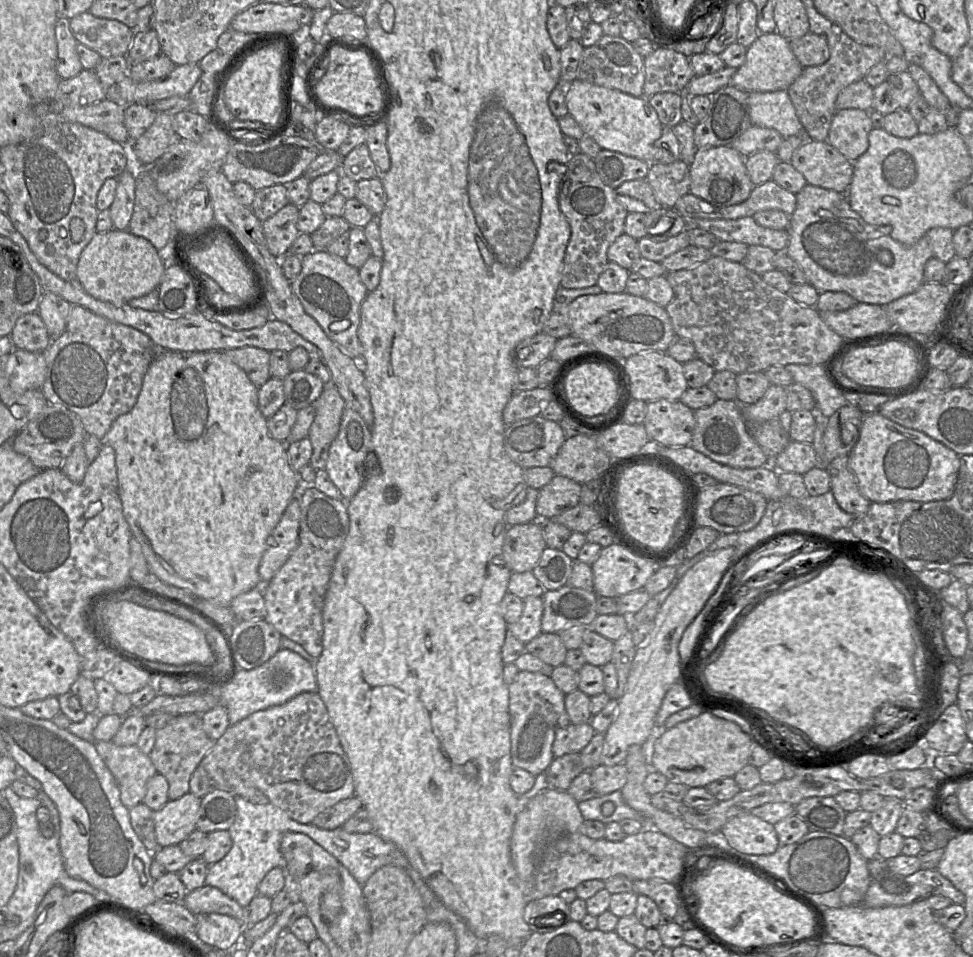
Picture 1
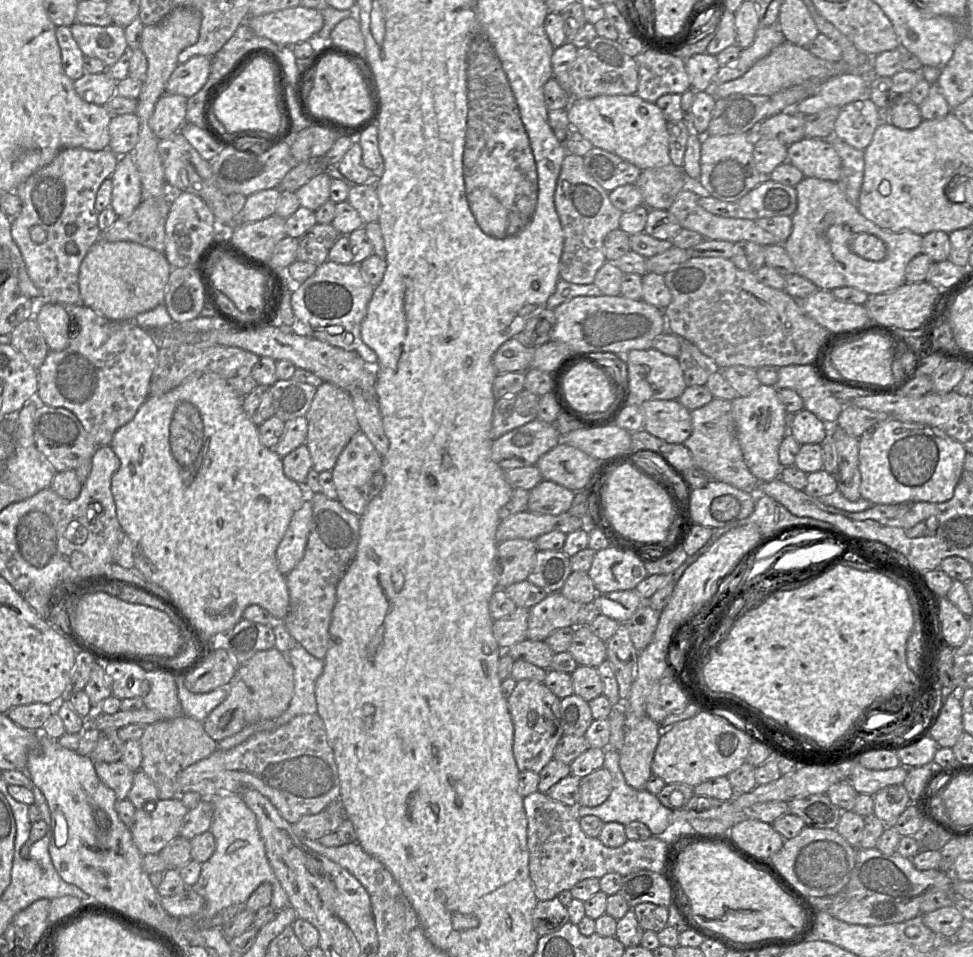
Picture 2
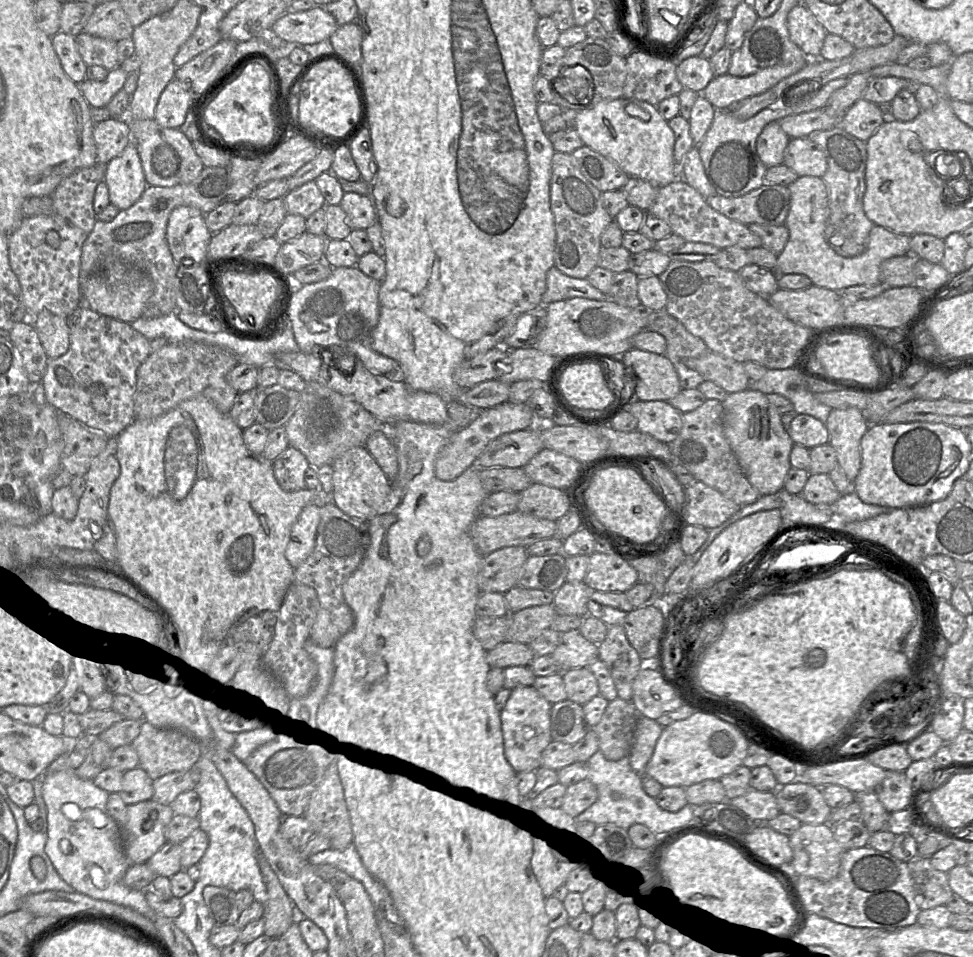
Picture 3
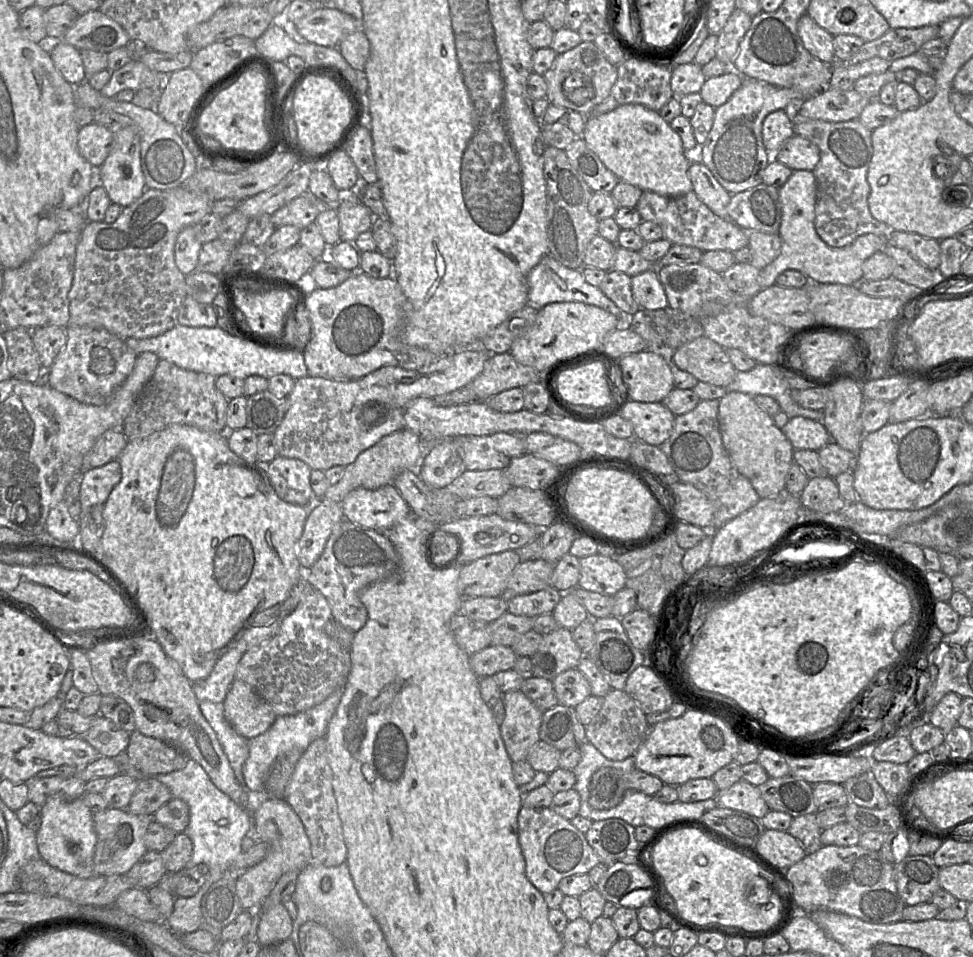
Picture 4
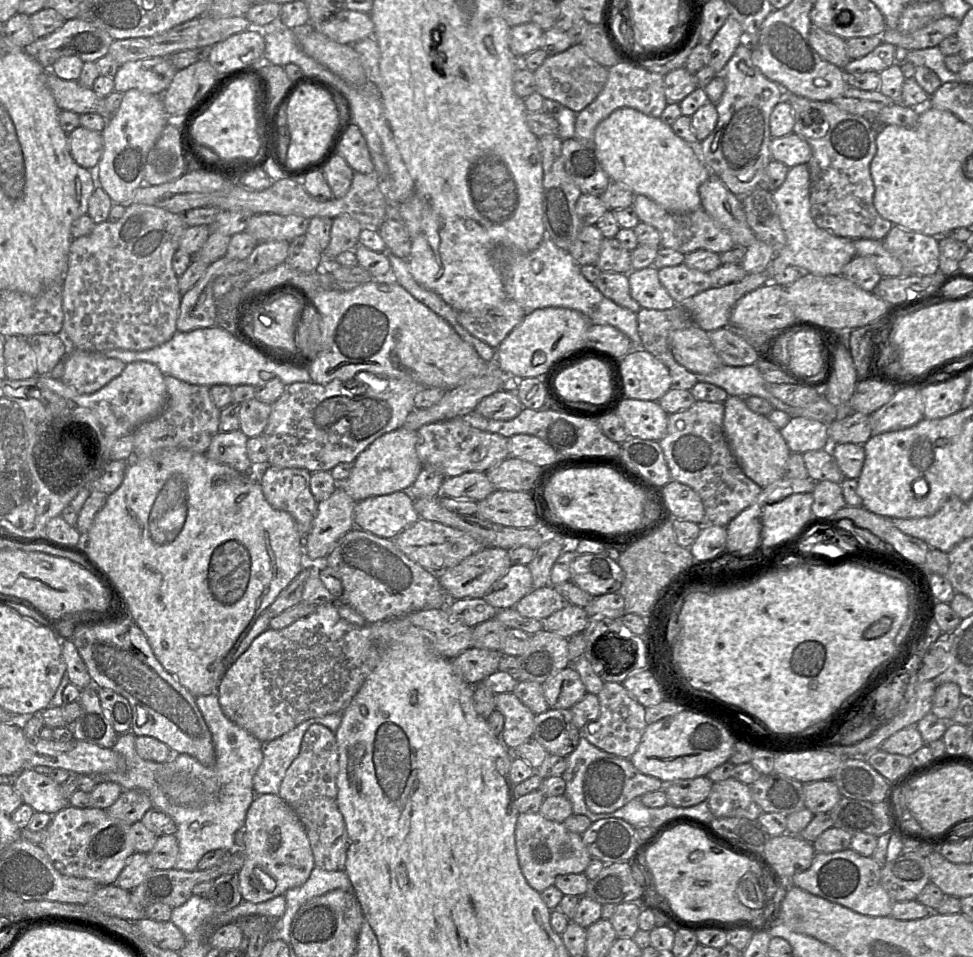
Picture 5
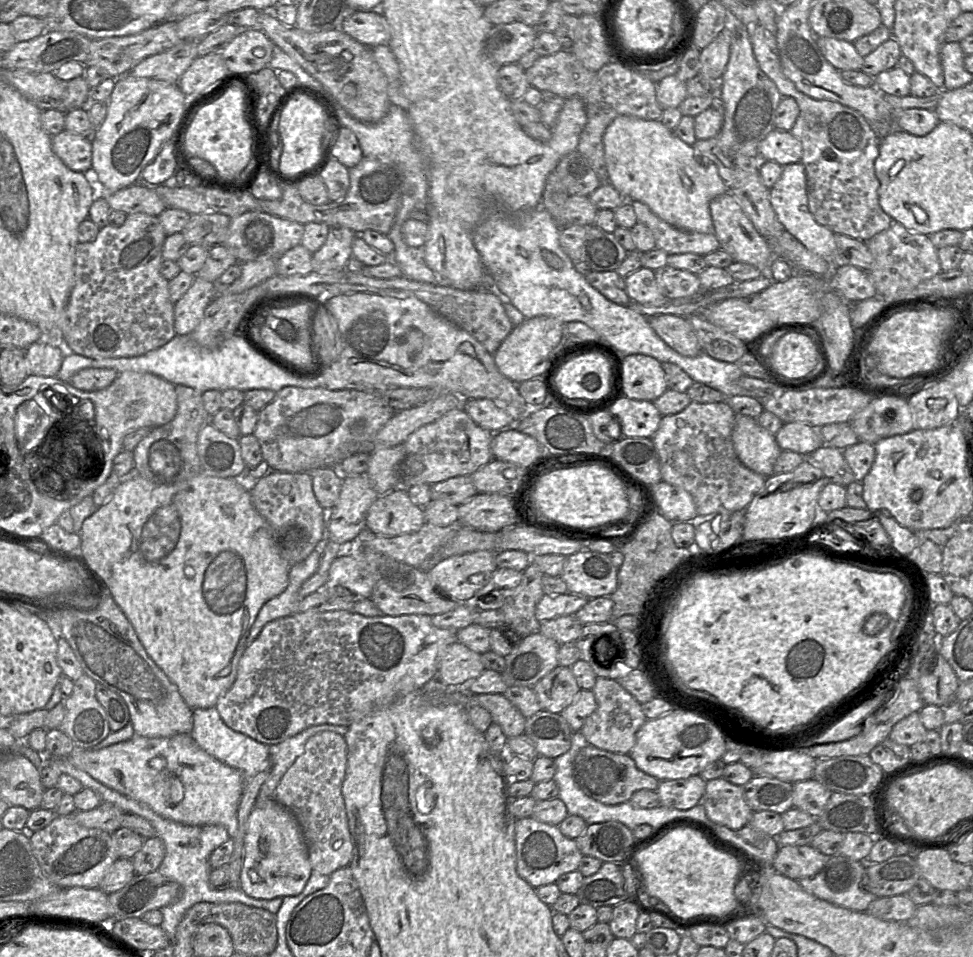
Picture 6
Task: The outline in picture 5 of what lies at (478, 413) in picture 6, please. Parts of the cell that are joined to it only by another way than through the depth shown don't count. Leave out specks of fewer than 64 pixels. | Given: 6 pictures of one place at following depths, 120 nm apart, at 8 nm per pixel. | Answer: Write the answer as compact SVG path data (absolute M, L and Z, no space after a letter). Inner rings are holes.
M499 390L483 398L475 411L488 419L511 420L523 409L516 392Z

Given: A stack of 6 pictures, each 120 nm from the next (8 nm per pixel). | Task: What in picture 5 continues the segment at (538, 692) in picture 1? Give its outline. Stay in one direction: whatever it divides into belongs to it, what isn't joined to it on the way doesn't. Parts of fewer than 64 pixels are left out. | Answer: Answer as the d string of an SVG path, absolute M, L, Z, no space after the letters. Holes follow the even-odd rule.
M512 692L495 694L495 710L504 716L500 736L503 744L513 750L533 736L535 714Z

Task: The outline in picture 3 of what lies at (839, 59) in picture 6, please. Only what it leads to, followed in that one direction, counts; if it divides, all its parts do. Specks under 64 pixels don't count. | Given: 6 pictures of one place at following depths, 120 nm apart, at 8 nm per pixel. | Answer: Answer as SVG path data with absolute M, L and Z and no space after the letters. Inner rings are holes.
M803 3L797 4L788 13L787 28L794 44L810 59L820 59L827 32Z

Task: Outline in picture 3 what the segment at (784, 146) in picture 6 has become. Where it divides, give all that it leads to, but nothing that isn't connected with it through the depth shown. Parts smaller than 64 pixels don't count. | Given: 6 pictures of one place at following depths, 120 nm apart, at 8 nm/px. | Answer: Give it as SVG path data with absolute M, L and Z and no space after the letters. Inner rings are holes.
M809 137L790 139L783 164L799 177L822 177L827 170L827 159L823 150Z

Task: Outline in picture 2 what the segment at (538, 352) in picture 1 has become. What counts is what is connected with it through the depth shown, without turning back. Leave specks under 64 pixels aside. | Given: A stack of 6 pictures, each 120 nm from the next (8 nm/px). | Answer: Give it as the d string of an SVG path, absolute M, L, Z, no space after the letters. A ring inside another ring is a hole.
M516 338L504 342L494 353L492 362L498 374L526 372L531 367L536 347L522 344Z

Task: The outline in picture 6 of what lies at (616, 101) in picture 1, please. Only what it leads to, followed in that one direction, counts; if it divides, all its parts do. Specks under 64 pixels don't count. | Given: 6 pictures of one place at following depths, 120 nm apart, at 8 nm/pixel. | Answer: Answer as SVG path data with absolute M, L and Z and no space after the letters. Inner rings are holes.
M631 115L617 116L603 134L608 183L627 201L646 204L660 219L675 228L710 234L714 225L710 202L729 193L716 166L701 164L694 148L683 142L660 120L643 120Z

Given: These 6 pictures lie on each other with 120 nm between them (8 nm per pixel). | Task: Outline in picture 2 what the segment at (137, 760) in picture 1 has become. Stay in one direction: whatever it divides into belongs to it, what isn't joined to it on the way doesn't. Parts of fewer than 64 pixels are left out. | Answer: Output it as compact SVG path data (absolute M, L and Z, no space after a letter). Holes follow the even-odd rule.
M120 760L110 763L94 761L94 766L100 780L115 792L117 799L127 799L135 771Z

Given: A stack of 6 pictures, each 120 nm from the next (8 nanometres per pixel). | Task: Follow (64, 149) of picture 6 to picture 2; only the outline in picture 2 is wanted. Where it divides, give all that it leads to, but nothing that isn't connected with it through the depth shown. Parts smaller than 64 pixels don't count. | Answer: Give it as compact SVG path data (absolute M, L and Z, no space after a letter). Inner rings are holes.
M135 113L112 116L109 123L108 149L117 156L131 152L138 142L139 128L140 121Z

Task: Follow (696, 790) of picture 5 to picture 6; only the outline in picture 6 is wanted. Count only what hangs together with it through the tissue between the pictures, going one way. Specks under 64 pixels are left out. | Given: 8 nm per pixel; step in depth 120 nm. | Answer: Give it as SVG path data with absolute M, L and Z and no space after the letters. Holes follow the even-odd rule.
M691 775L687 778L661 780L655 791L661 806L688 810L702 801L706 783L700 775Z

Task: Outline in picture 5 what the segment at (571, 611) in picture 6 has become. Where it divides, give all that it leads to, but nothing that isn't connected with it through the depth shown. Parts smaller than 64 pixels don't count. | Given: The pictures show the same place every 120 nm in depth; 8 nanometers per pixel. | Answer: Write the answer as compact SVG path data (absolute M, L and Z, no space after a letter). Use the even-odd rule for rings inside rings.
M547 585L531 590L514 608L524 617L544 620L568 605L568 600L558 593L553 585Z

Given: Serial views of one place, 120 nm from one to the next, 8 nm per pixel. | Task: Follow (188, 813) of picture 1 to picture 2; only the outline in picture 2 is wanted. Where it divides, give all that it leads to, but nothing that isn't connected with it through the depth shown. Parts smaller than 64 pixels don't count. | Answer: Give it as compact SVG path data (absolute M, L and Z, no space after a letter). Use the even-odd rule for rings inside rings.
M180 797L158 799L136 809L129 829L140 853L159 853L172 839L179 836L182 821L188 811Z

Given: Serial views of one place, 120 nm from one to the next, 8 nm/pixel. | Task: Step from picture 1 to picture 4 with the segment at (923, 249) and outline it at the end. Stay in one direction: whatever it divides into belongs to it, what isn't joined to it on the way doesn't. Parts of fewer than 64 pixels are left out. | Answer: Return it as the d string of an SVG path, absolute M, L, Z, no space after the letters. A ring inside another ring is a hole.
M793 171L787 182L779 188L779 200L781 204L781 225L778 234L781 239L781 250L777 258L764 269L760 270L758 283L761 289L775 285L777 277L786 270L797 270L809 279L811 283L820 284L845 284L858 285L863 281L863 263L876 252L882 251L888 237L875 234L859 236L851 244L841 247L829 247L817 234L815 229L815 207L817 201L816 179L812 171Z

